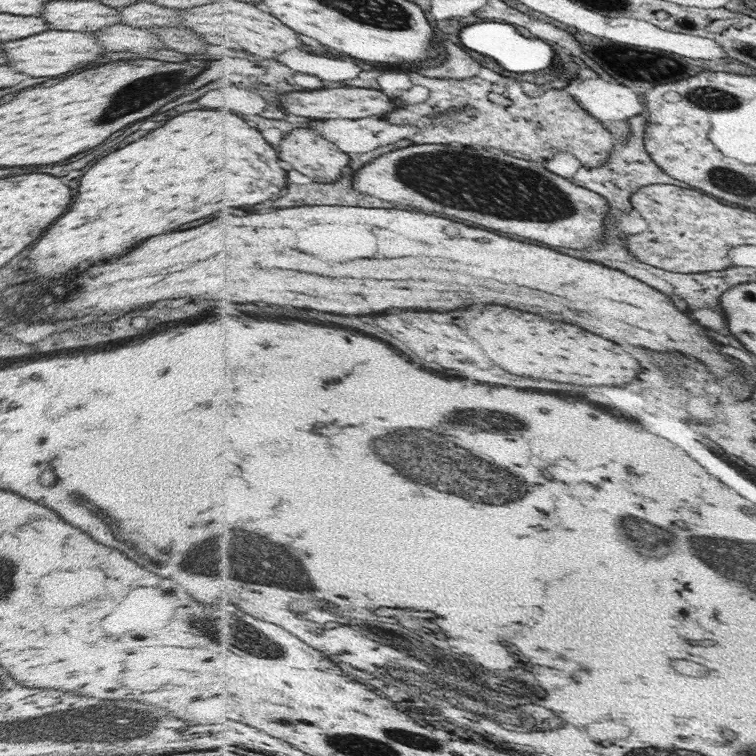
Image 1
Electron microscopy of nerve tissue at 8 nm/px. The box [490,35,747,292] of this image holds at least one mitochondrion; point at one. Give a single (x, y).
(709, 98)

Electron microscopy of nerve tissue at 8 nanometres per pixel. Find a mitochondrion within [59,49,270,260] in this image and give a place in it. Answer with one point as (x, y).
(136, 95)

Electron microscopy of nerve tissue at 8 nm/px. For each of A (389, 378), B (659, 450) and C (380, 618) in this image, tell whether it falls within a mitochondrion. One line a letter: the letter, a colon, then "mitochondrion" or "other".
A: other
B: other
C: other

